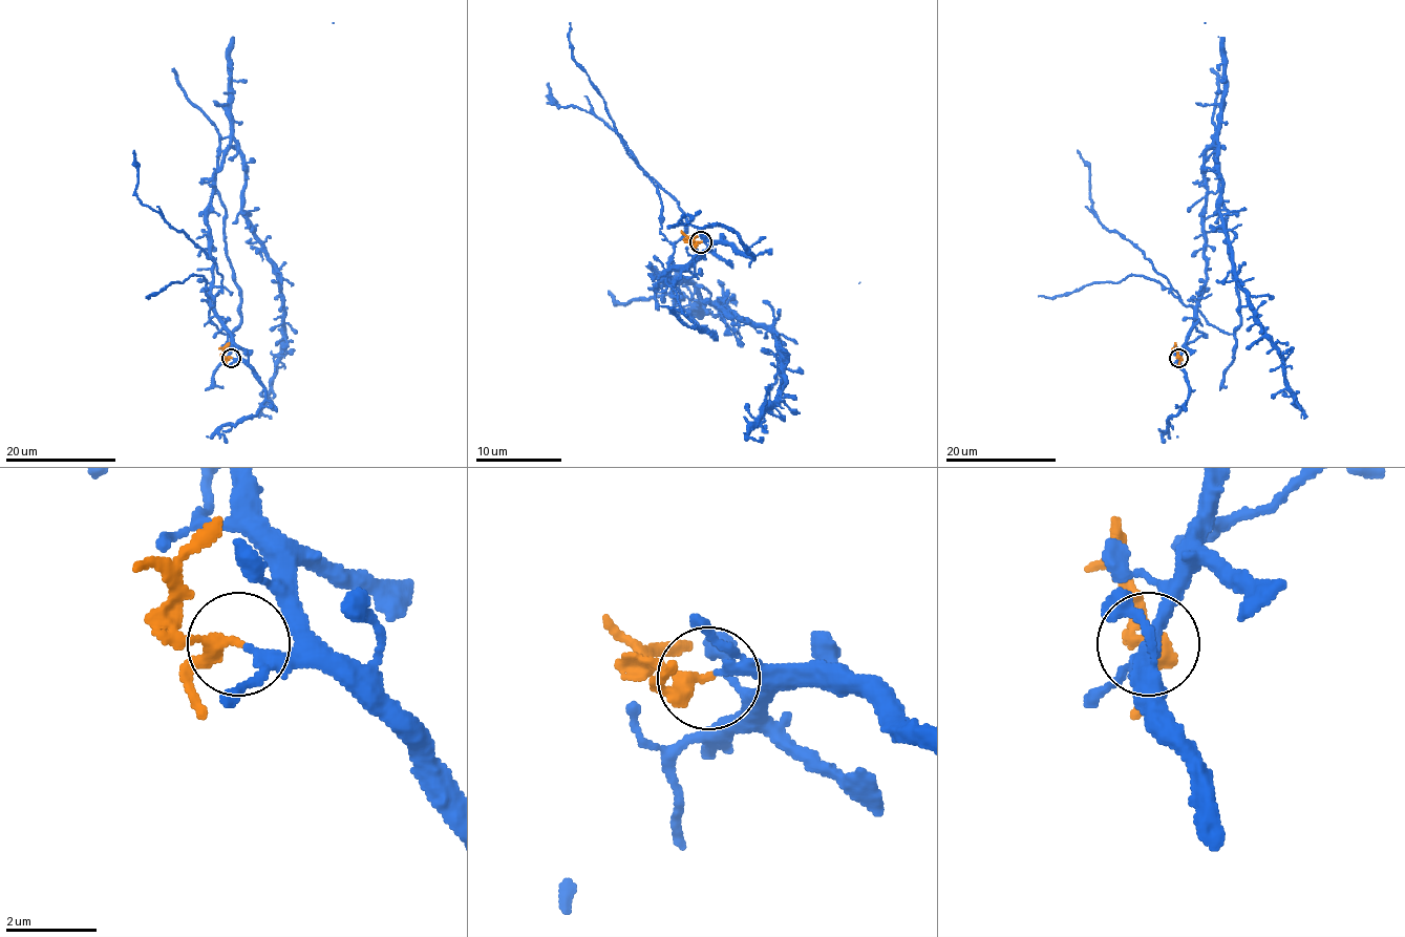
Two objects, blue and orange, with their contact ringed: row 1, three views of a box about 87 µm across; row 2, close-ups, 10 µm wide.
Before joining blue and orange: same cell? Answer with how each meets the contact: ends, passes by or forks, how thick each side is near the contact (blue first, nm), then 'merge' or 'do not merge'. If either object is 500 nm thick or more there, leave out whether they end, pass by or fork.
blue passes by | orange passes by | 190/240 nm | do not merge

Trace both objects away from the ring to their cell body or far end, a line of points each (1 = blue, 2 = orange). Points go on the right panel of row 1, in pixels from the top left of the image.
1: (1177, 357), (1206, 281), (1204, 150), (1215, 140), (1219, 216), (1238, 286), (1281, 359), (1303, 418)
2: (1179, 357), (1175, 342)

